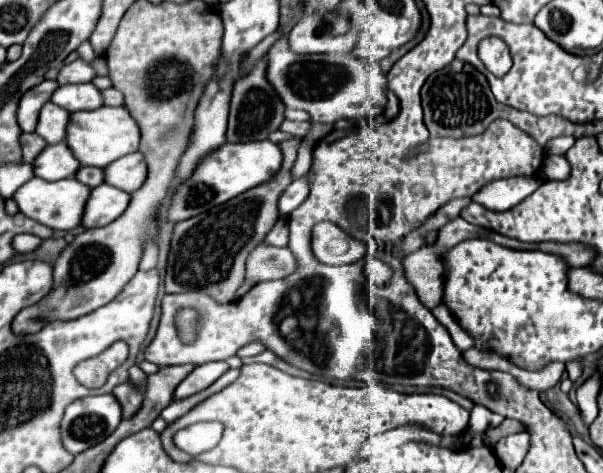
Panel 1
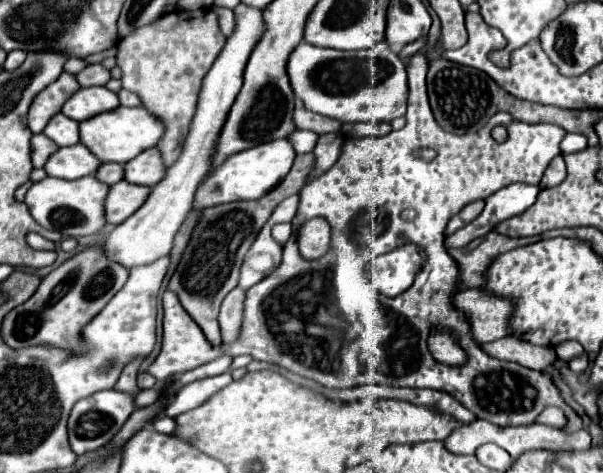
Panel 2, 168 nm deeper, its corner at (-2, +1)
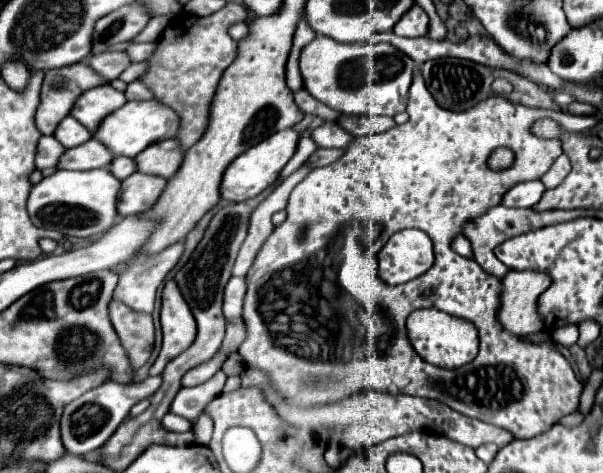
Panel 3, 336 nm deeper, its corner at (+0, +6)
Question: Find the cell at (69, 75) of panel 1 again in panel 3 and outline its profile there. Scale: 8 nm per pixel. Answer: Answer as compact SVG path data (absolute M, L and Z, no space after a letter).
M104 51L100 55L92 55L88 59L88 65L100 73L102 77L106 77L108 81L118 79L120 73L132 63L132 59L128 57L126 51Z

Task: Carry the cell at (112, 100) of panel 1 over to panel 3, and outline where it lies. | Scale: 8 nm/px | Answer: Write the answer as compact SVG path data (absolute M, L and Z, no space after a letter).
M134 81L126 89L126 97L128 99L152 99L154 95L152 95L152 91L142 81Z

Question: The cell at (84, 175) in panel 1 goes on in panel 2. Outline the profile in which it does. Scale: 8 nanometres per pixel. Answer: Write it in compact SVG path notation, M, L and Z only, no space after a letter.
M102 164L98 168L96 178L100 182L106 182L108 186L110 184L116 184L116 182L120 182L124 178L124 168L122 168L122 164Z

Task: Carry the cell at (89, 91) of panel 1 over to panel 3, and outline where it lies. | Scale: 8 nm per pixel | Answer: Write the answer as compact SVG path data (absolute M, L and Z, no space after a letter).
M102 85L102 87L94 87L90 91L86 91L74 105L72 109L72 117L82 123L90 133L96 133L102 119L108 117L112 111L120 109L126 103L126 95L116 91L110 85Z

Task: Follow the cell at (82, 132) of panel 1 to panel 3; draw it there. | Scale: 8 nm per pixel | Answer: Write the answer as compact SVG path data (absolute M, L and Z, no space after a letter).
M156 99L152 101L128 101L122 105L122 109L116 109L116 113L108 115L100 123L100 129L96 131L96 139L104 141L112 153L124 155L124 157L136 157L140 151L144 151L148 145L164 141L164 139L174 139L180 129L180 119L178 115L164 103L158 103Z

